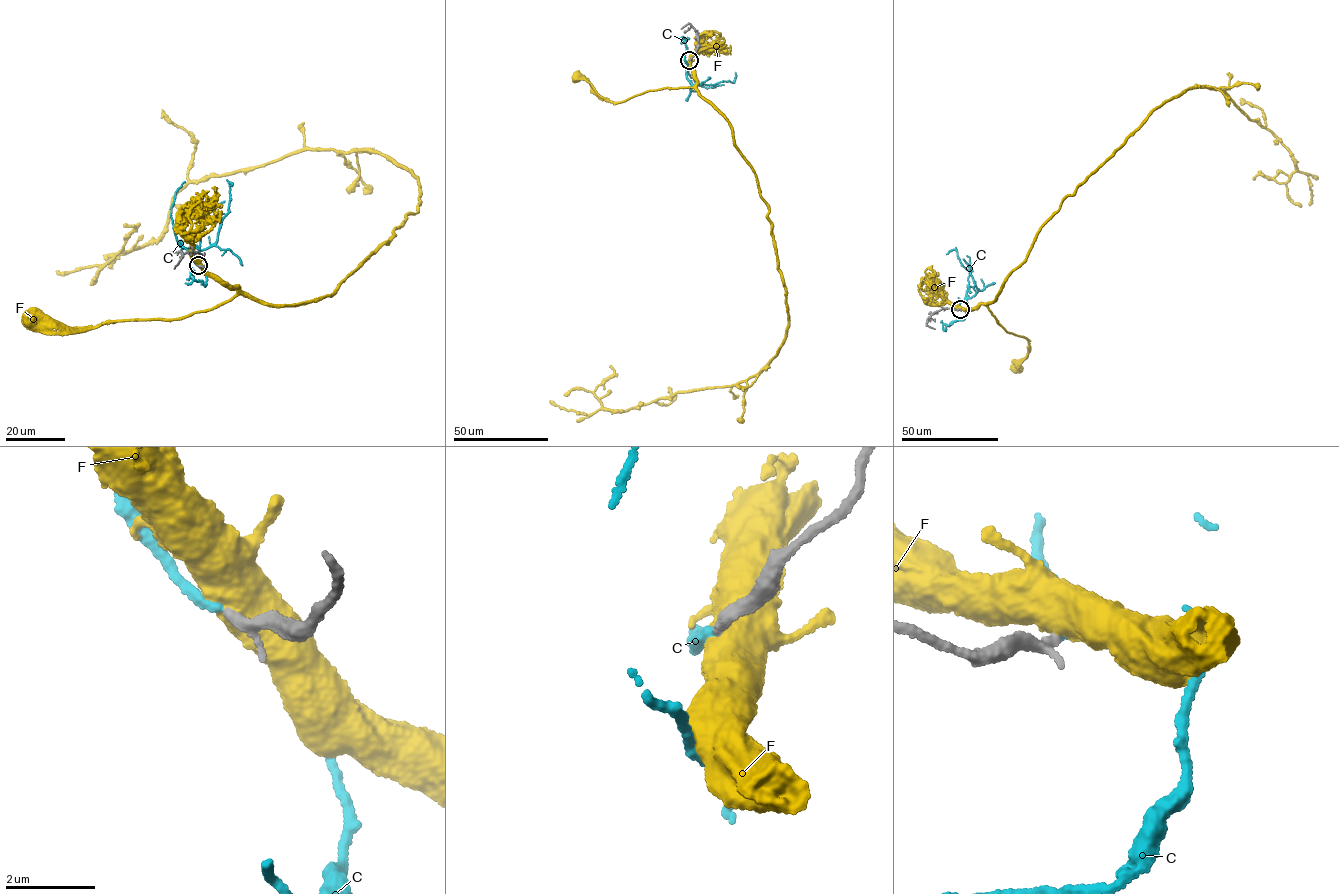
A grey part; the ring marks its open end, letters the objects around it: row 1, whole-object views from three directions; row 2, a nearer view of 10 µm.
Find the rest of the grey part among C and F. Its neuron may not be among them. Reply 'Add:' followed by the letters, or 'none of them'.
Add: C

